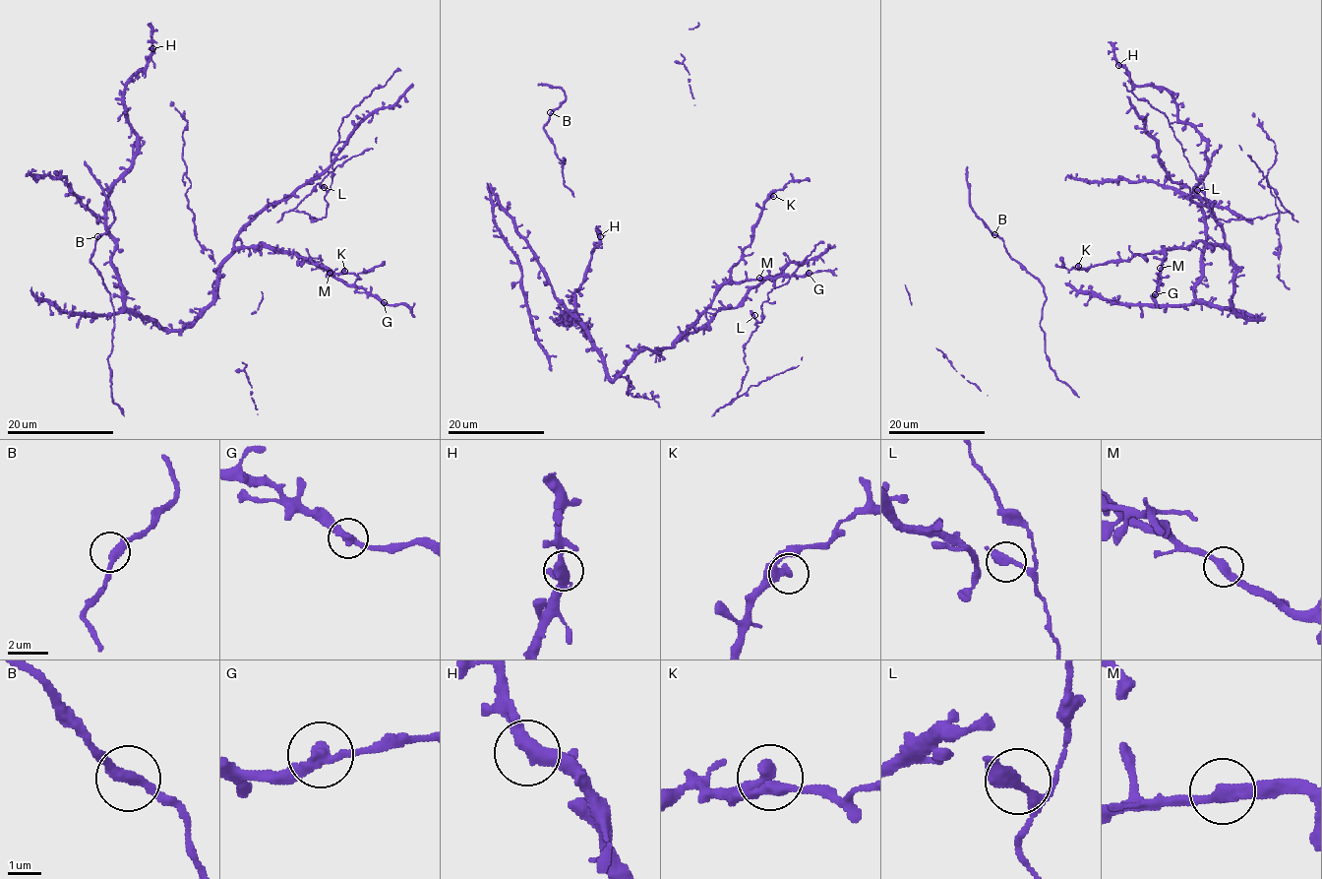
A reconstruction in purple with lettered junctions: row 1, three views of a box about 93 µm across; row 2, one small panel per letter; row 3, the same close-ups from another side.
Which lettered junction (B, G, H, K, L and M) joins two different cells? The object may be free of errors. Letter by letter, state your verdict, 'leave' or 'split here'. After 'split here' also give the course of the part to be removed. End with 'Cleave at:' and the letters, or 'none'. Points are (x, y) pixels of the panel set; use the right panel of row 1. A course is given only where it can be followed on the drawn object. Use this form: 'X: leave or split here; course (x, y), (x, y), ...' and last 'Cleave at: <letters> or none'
B: leave
G: leave
H: leave
K: leave
L: leave
M: leave
Cleave at: none

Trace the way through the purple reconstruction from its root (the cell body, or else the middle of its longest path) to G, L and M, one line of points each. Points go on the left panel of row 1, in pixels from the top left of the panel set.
G: (144, 318), (165, 330), (184, 330), (213, 299), (217, 269), (234, 250), (259, 243), (301, 255), (383, 302)
L: (144, 318), (184, 330), (213, 299), (217, 267), (236, 236), (303, 186), (324, 187)
M: (144, 318), (165, 330), (184, 330), (213, 299), (217, 269), (234, 250), (259, 243), (301, 255), (330, 273)

